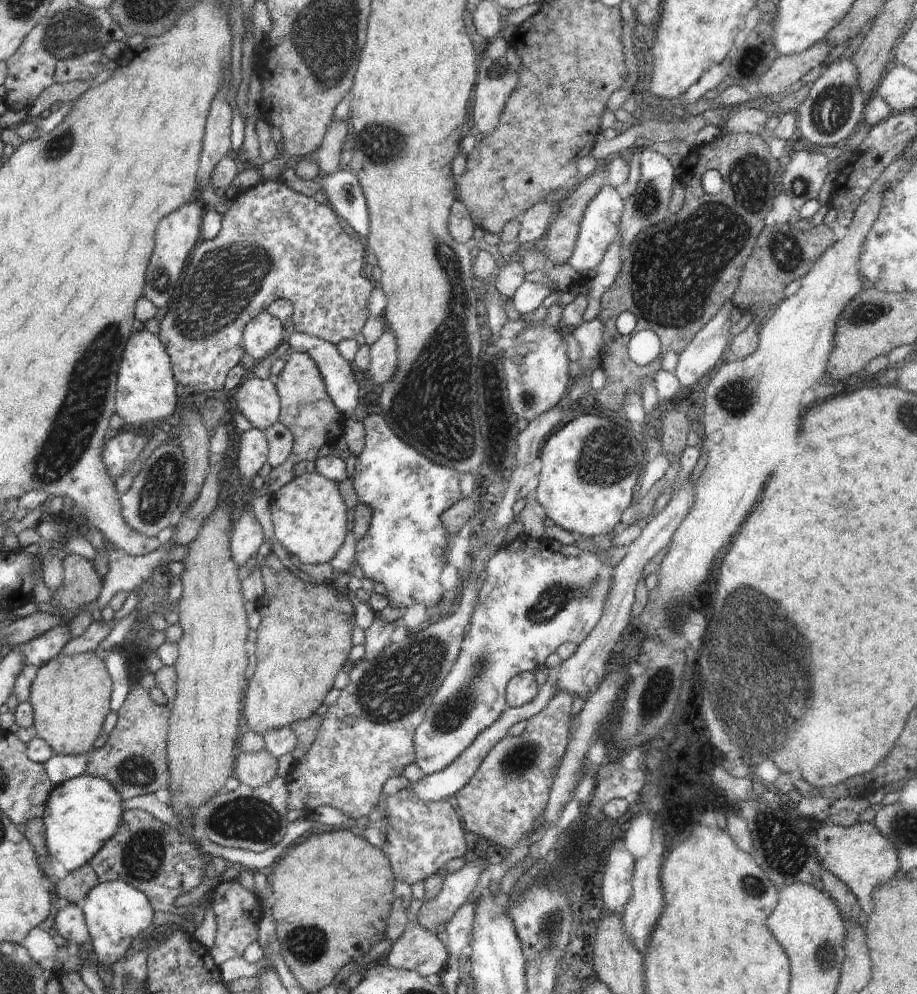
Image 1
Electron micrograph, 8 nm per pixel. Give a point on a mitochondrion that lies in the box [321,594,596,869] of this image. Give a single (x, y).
(387, 691)

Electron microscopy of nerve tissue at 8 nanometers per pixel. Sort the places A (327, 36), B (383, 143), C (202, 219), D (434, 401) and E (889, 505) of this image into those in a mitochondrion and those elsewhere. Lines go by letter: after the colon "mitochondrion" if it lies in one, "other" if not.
A: mitochondrion
B: mitochondrion
C: other
D: mitochondrion
E: other

